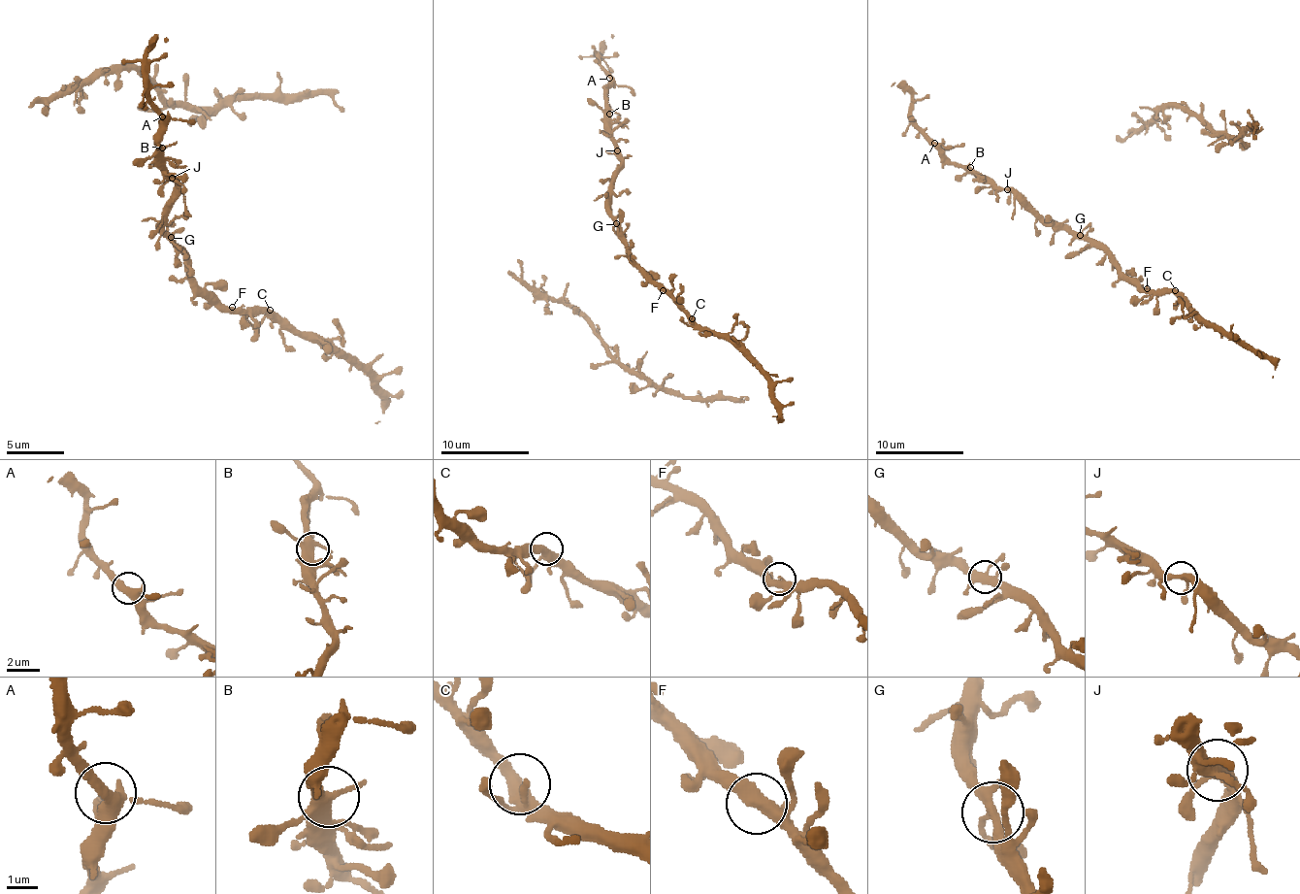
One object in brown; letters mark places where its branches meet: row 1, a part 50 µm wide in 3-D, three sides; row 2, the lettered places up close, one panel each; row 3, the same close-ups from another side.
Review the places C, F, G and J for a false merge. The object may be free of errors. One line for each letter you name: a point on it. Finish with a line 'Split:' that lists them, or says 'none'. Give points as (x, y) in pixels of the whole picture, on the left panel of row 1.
Split: none

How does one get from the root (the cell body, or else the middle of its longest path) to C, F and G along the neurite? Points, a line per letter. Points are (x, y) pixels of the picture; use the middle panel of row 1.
C: (595, 199), (601, 195), (605, 197), (605, 208), (614, 221), (616, 235), (628, 246), (628, 254), (692, 318)
F: (595, 199), (601, 195), (605, 197), (605, 208), (614, 221), (616, 235), (628, 246), (628, 254), (663, 290)
G: (595, 199), (601, 195), (605, 197), (605, 208), (616, 223)

